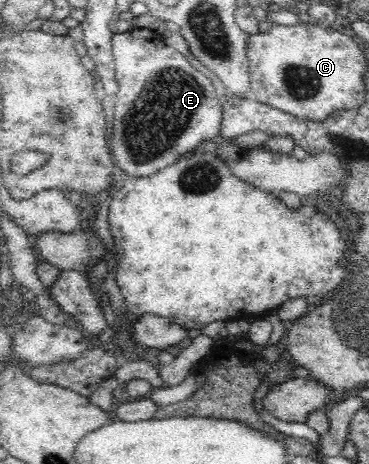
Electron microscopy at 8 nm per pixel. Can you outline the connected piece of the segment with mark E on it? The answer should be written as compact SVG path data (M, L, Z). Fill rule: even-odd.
M135 27L123 33L114 33L112 49L119 92L114 105L113 135L108 147L116 167L129 177L149 177L174 165L186 152L198 149L203 141L219 139L223 107L216 97L214 83L194 68L184 54L170 47L162 34L152 27Z

